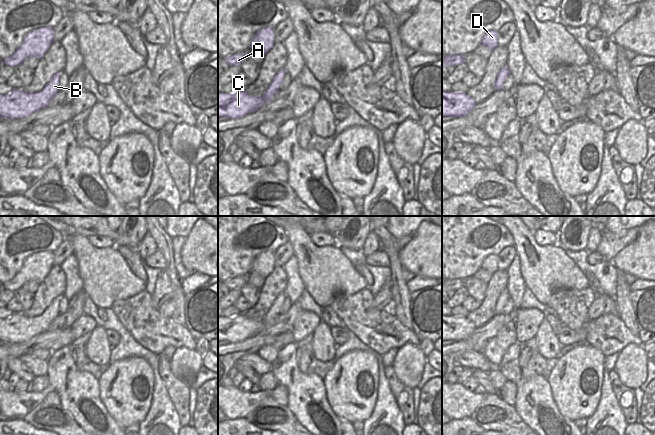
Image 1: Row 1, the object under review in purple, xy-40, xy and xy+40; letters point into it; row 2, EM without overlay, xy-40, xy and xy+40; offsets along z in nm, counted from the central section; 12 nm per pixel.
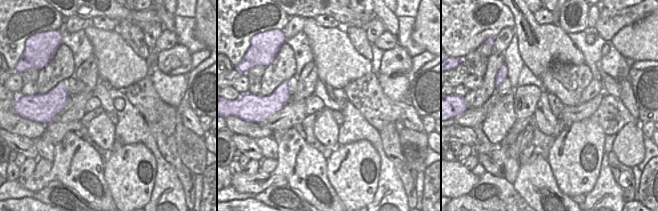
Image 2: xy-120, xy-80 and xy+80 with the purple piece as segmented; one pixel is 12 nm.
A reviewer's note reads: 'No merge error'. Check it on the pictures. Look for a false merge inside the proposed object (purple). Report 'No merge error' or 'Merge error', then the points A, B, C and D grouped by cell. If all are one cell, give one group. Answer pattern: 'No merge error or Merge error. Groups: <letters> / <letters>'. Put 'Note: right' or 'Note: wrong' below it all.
No merge error. Groups: A B C D
Note: right

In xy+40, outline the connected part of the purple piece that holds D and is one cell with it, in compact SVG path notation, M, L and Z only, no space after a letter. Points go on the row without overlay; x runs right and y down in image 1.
M490 254L482 262L481 267L487 270L491 274L494 274L498 270L498 255Z

